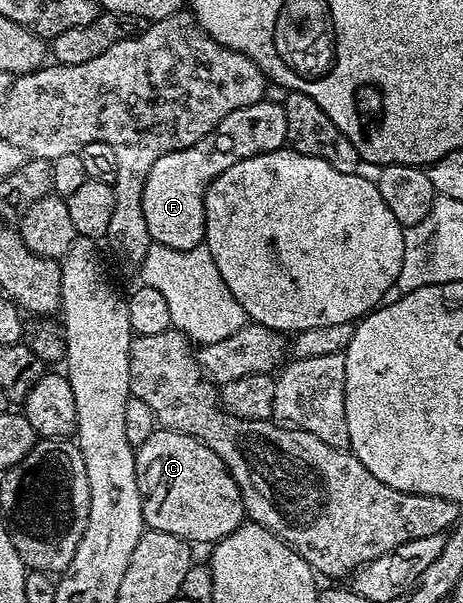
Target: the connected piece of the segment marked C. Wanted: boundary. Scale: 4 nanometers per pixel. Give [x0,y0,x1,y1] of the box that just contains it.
[135,428,245,544]

